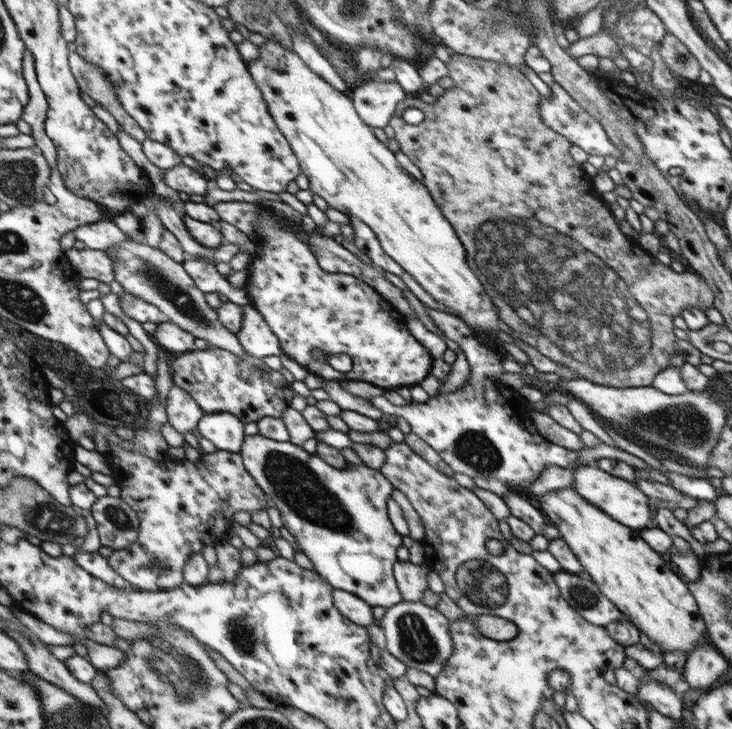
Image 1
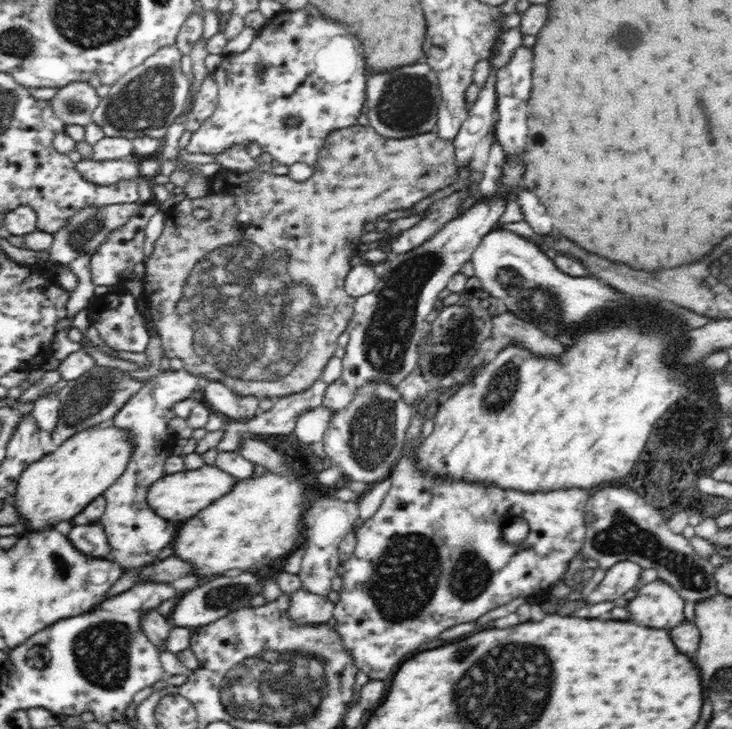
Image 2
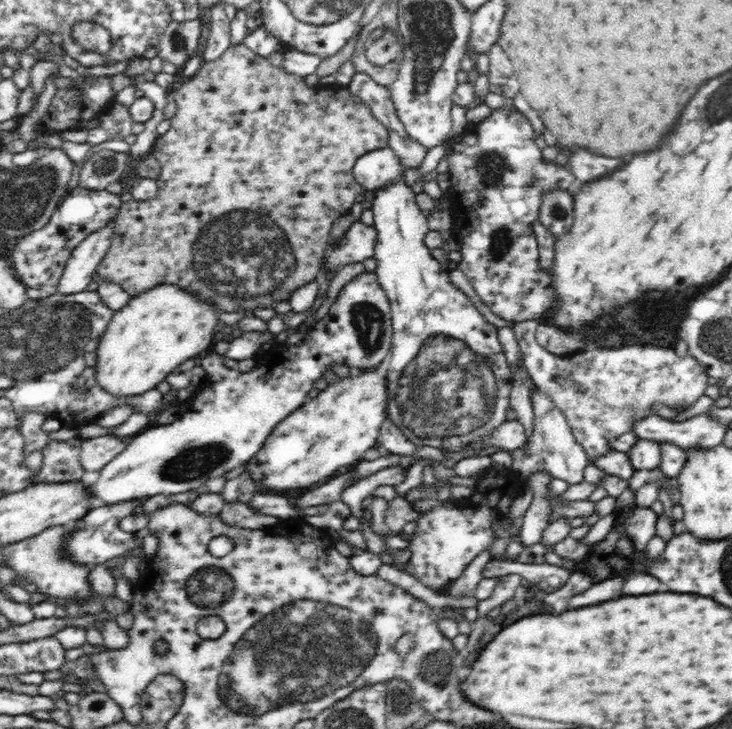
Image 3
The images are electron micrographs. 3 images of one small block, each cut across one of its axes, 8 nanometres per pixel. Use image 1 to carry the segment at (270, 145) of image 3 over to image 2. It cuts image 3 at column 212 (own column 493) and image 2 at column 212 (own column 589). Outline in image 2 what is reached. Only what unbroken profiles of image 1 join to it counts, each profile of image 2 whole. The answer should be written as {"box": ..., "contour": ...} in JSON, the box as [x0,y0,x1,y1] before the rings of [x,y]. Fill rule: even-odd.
{"box":[140,125,460,399],"contour":[[[359,125],[336,129],[326,137],[325,144],[314,164],[314,172],[305,181],[294,181],[289,175],[274,175],[268,172],[246,172],[242,174],[234,170],[218,172],[209,179],[208,194],[200,198],[187,198],[168,210],[178,228],[176,234],[162,234],[153,243],[152,254],[145,261],[145,276],[142,279],[144,292],[140,296],[149,305],[149,312],[161,338],[163,354],[169,359],[181,358],[185,369],[203,378],[204,381],[222,382],[238,395],[270,397],[276,399],[289,394],[299,393],[312,386],[314,381],[321,380],[321,373],[337,348],[337,338],[346,330],[353,313],[355,298],[344,288],[345,278],[352,268],[350,260],[358,255],[364,224],[379,220],[392,210],[412,208],[416,202],[430,196],[436,190],[450,186],[460,177],[457,168],[453,141],[440,139],[434,131],[413,135],[410,138],[392,139],[380,136],[370,125]],[[195,208],[206,208],[210,211],[207,219],[198,220],[192,215]]]}

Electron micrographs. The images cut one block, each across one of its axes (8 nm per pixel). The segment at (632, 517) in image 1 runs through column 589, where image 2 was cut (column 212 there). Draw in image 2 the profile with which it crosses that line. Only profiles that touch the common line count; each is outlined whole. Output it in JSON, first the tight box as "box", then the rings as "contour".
{"box":[148,465,237,522],"contour":[[[203,465],[195,470],[164,475],[156,480],[156,483],[148,487],[148,505],[152,511],[161,518],[172,522],[188,520],[197,516],[204,508],[208,508],[212,502],[224,497],[232,487],[236,486],[237,479],[216,466]]]}

